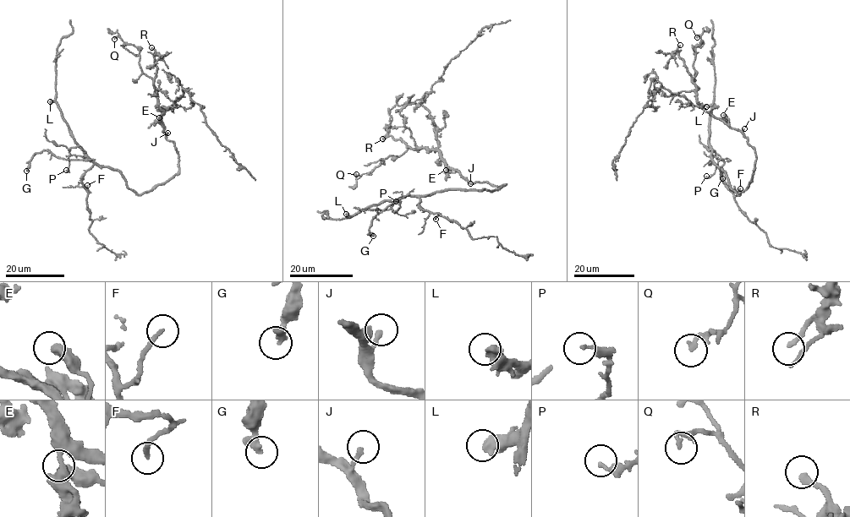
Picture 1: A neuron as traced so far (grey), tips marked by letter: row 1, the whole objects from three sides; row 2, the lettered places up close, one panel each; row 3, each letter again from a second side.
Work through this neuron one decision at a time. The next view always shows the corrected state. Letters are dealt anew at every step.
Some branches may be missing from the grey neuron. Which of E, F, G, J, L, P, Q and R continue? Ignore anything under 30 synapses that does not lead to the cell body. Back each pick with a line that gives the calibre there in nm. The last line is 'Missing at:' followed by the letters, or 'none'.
L: 320 nm thick
R: 240 nm thick
Missing at: L, R

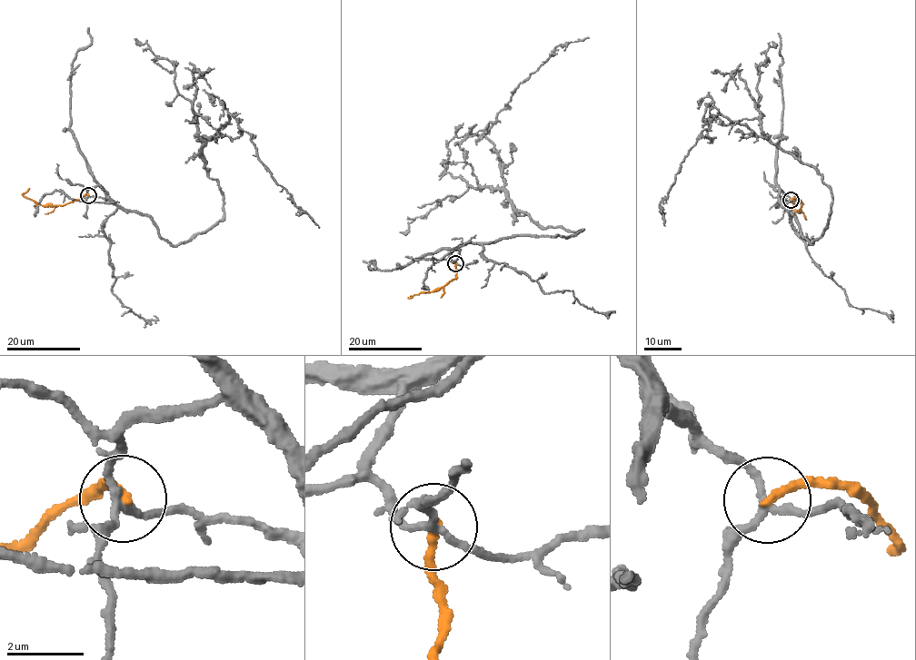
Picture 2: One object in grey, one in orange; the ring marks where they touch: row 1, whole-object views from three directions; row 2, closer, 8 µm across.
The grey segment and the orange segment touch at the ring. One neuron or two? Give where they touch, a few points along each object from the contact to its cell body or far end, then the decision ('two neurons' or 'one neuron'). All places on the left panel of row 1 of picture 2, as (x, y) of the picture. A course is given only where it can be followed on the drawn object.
at (88, 195); grey runs (88, 195), (98, 186), (147, 215), (172, 245), (205, 233), (223, 194), (200, 154), (230, 113), (319, 228); orange runs (88, 195), (84, 194), (64, 205), (44, 205), (24, 195), (29, 188); two neurons

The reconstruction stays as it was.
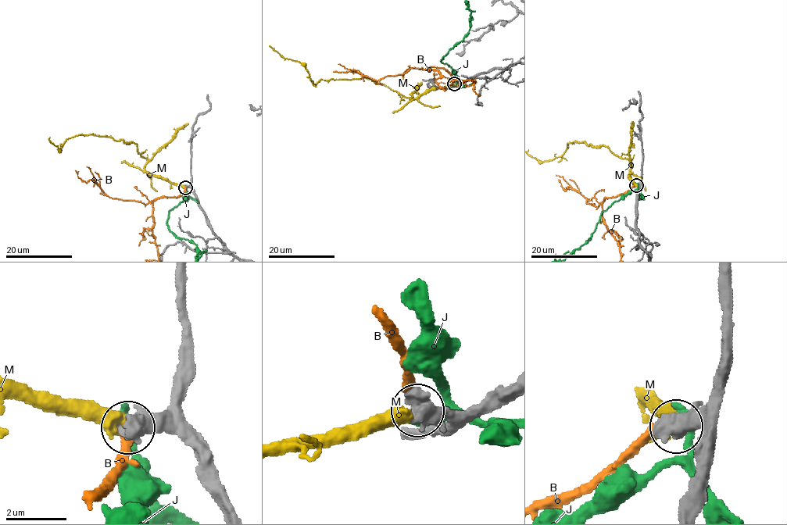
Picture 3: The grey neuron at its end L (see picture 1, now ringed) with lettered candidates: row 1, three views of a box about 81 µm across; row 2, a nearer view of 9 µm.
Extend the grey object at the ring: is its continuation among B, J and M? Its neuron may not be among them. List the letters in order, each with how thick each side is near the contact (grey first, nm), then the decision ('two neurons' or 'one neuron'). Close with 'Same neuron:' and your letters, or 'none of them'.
B: 500 nm thick on the grey side, 280 nm on the other; two neurons
J: 750 nm thick on the grey side, 320 nm on the other; two neurons
M: 700 nm thick on the grey side, 480 nm on the other; one neuron
Same neuron: M

